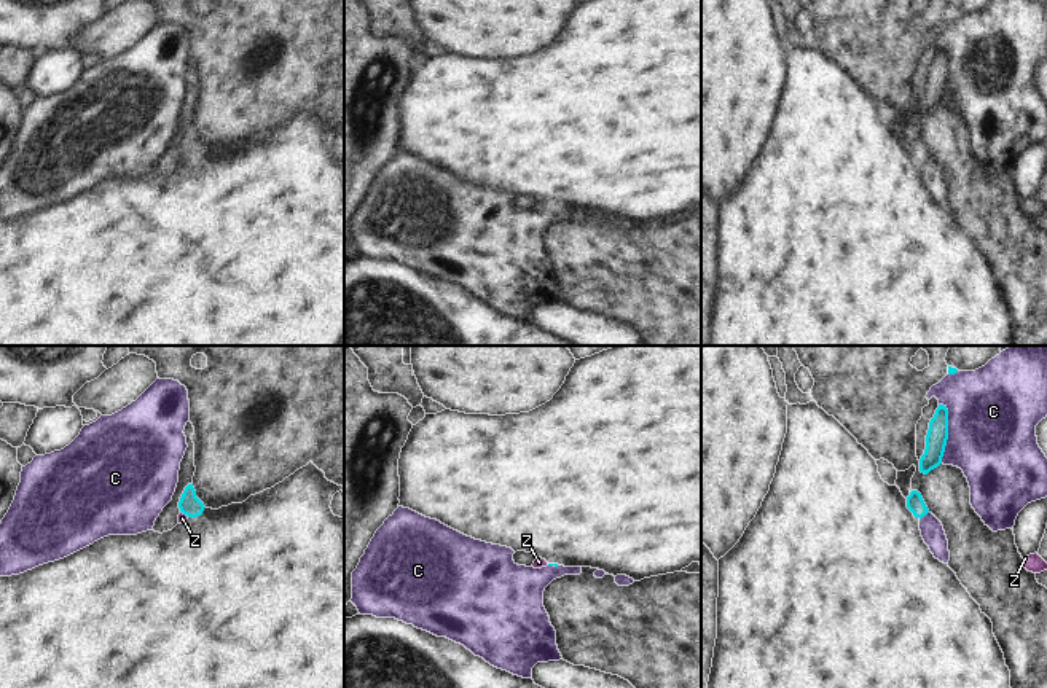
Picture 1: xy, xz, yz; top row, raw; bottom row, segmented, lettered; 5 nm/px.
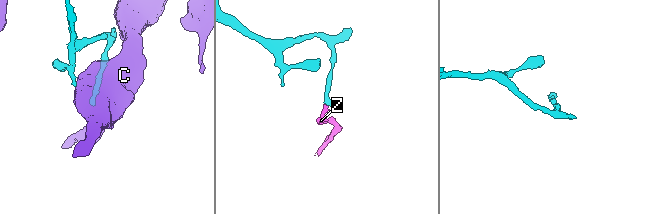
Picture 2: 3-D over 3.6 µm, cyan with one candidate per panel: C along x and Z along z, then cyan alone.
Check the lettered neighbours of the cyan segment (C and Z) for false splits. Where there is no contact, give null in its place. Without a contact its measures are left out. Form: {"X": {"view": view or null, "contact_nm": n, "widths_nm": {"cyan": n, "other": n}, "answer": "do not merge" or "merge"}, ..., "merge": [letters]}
{"C": {"view": "yz", "contact_nm": 300, "widths_nm": {"cyan": 110, "other": 440}, "answer": "do not merge"}, "Z": {"view": "xy", "contact_nm": 60, "widths_nm": {"cyan": 110, "other": 50}, "answer": "merge"}, "merge": ["Z"]}

